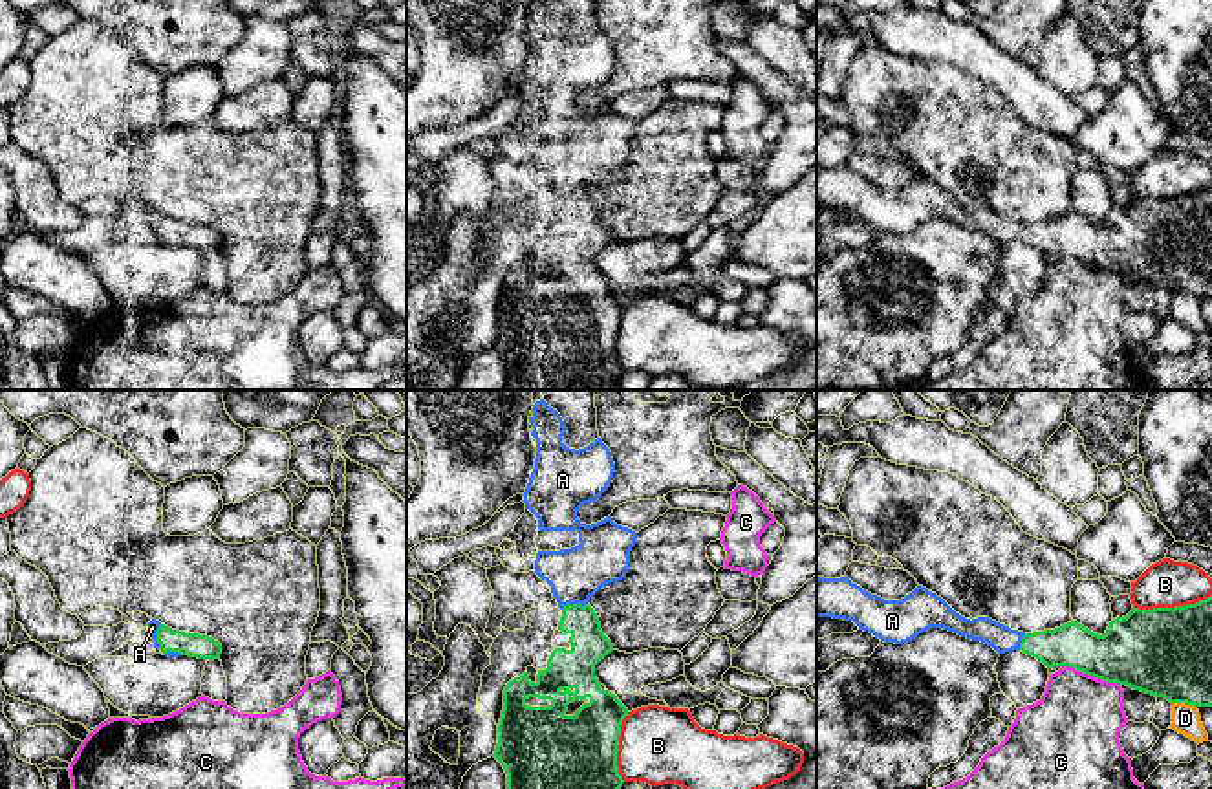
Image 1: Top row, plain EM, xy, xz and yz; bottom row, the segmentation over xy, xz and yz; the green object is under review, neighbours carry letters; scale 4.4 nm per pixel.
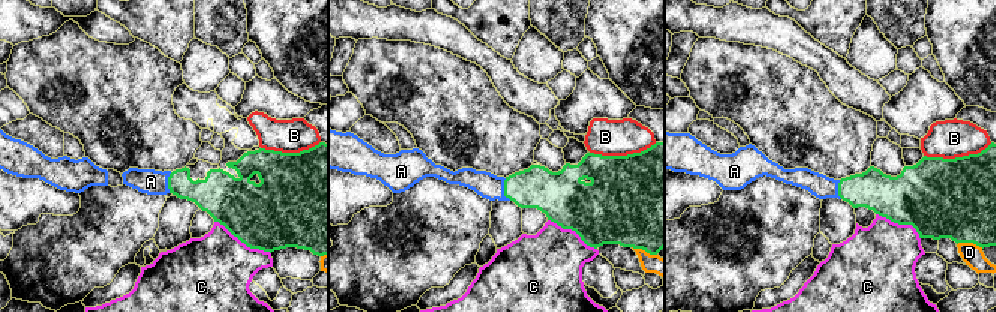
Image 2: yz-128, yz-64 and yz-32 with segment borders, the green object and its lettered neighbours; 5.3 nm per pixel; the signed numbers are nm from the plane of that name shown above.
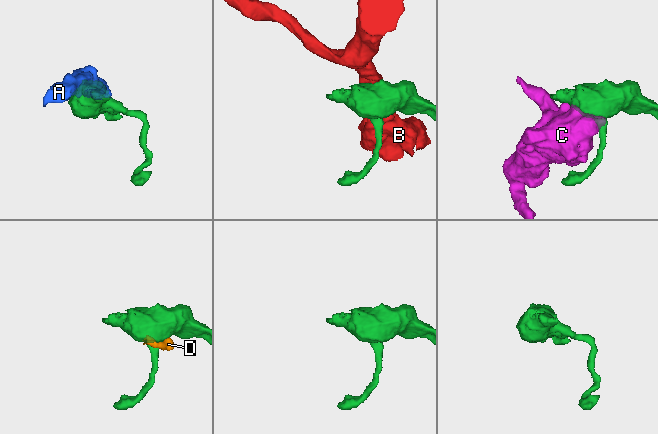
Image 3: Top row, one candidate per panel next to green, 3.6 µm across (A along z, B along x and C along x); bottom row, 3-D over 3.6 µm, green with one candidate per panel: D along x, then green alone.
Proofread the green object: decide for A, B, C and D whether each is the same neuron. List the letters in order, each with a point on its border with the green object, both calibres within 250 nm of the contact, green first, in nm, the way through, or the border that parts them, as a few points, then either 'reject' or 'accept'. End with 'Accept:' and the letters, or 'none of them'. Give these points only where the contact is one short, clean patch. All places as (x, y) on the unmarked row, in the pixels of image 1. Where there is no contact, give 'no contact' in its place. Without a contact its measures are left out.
A: meets green in xz at (573, 194); 160 nm thick on the green side, 240 nm on the other; runs through xz (588, 233), (573, 194), (573, 176), (603, 147); accept
B: meets green in yz at (1172, 198); 400 nm thick on the green side, 200 nm on the other; reject
C: meets green in yz at (1092, 264); 340 nm thick on the green side, 380 nm on the other; reject
D: meets green in yz at (1185, 291); 400 nm thick on the green side, 130 nm on the other; reject
Accept: A

